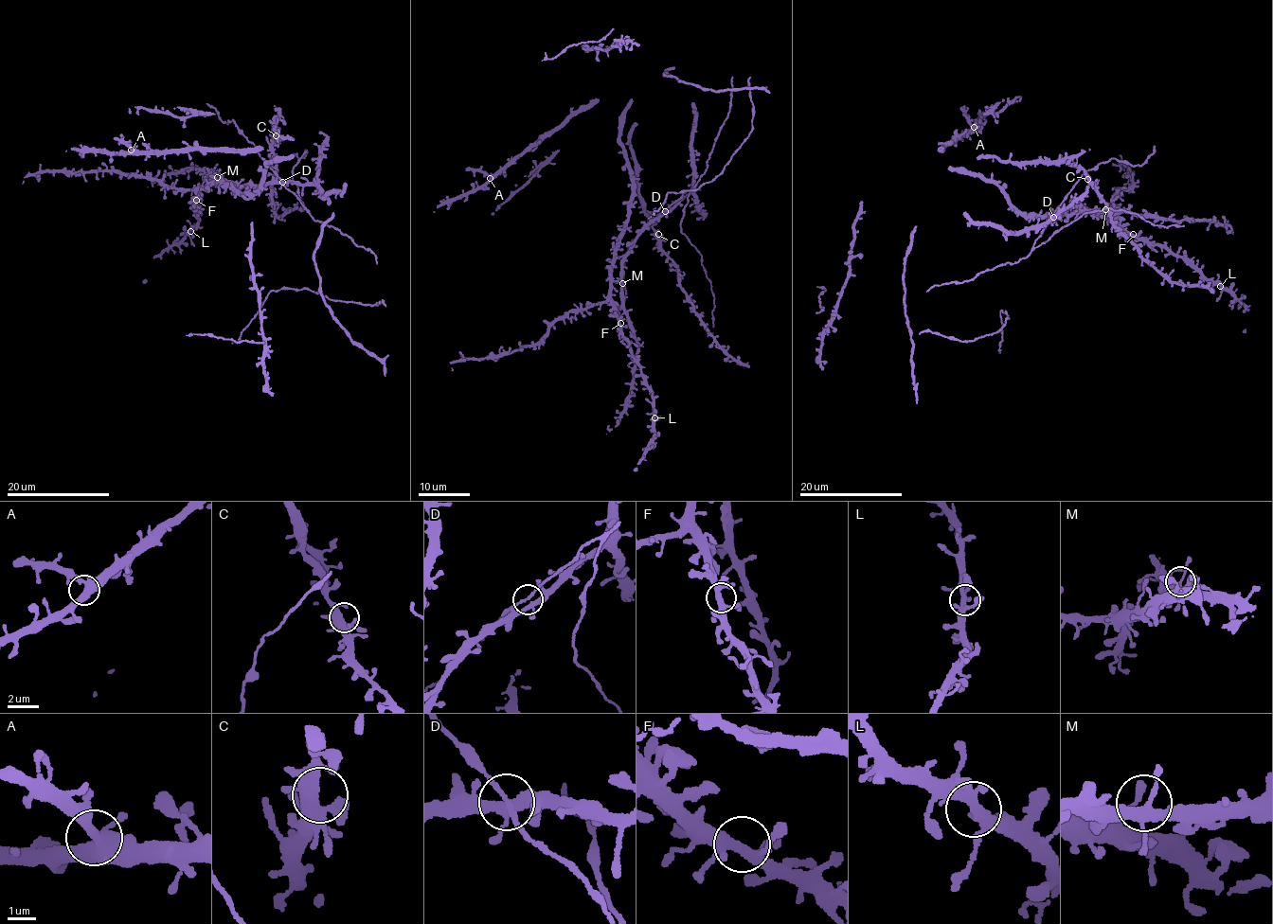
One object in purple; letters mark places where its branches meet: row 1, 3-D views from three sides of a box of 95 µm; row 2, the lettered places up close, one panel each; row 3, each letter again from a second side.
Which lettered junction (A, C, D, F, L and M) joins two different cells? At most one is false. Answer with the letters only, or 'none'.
none

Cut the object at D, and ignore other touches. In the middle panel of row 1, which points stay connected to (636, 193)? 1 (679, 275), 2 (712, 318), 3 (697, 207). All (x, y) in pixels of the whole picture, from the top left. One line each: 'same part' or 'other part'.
1: same part
2: other part
3: same part

